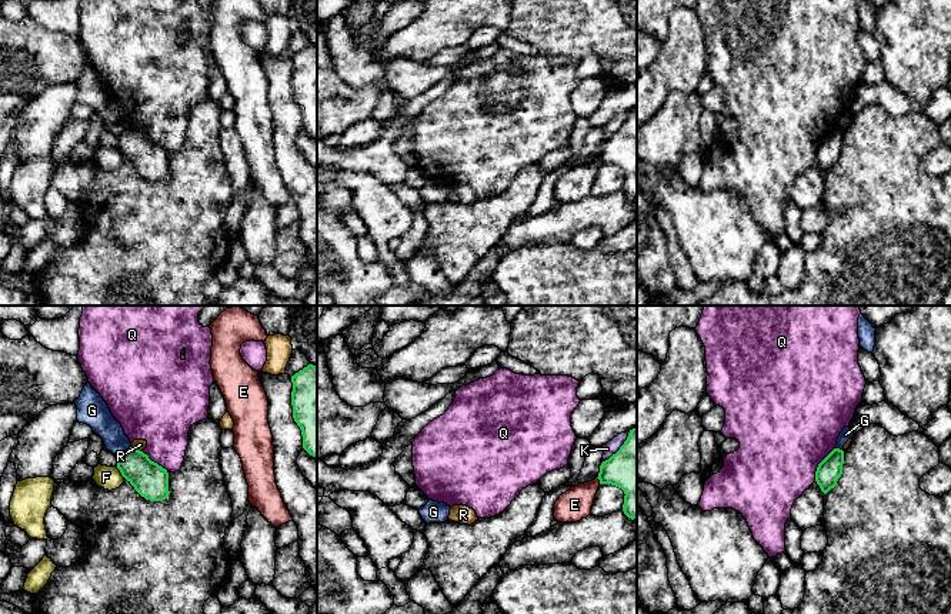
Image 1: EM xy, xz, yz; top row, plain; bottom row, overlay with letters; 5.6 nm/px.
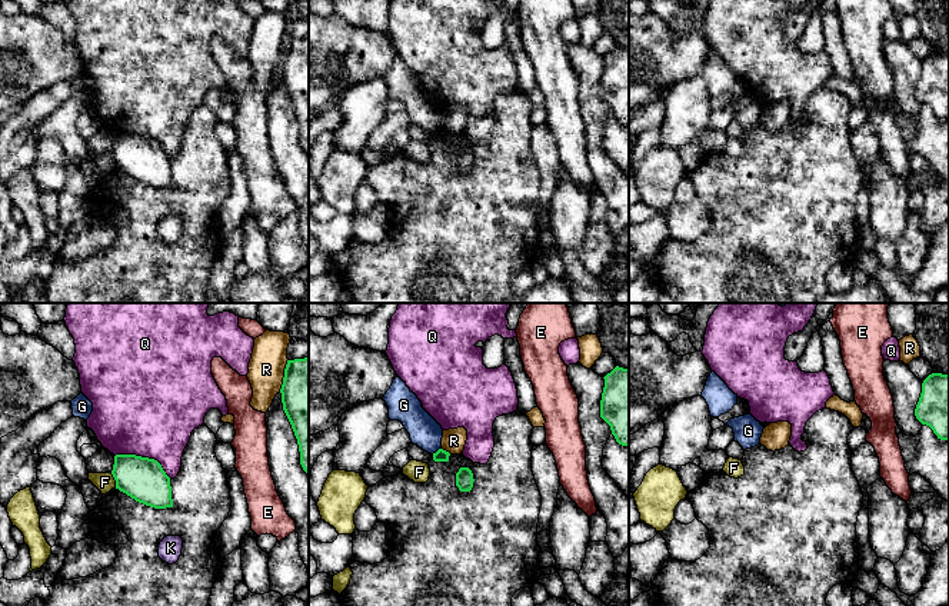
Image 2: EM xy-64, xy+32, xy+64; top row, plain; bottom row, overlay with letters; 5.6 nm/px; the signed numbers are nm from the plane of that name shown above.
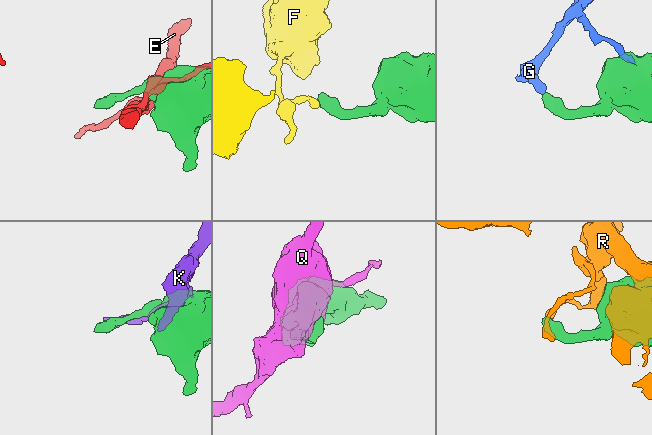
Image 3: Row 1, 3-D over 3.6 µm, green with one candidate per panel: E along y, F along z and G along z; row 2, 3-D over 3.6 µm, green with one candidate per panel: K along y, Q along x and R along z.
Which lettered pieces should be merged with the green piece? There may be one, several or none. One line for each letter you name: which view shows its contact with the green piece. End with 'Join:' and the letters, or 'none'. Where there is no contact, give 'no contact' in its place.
Join: none

